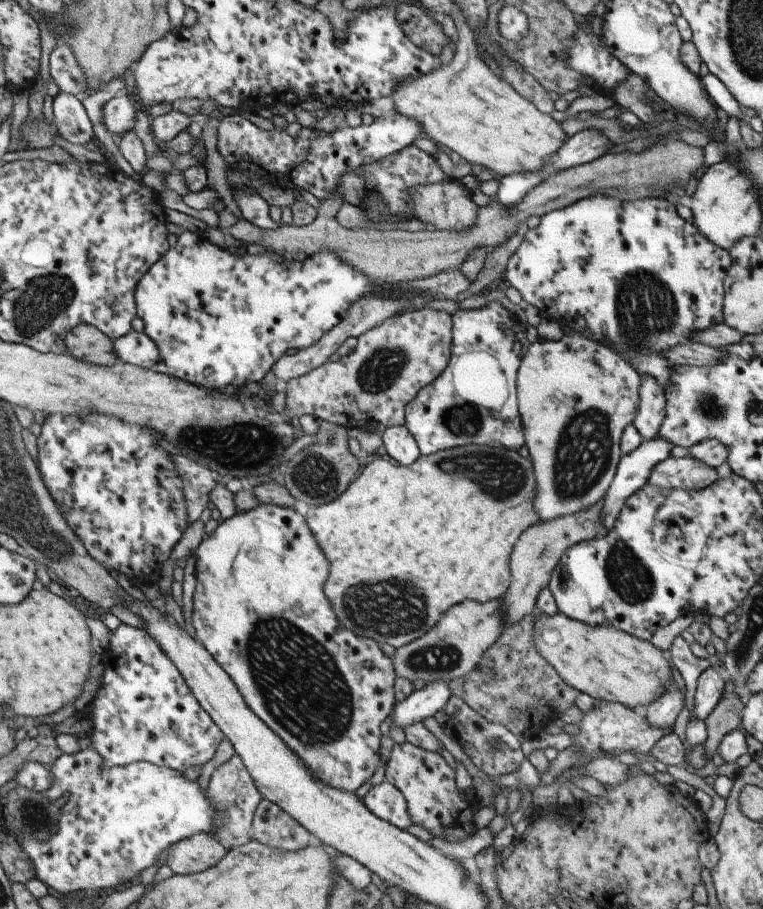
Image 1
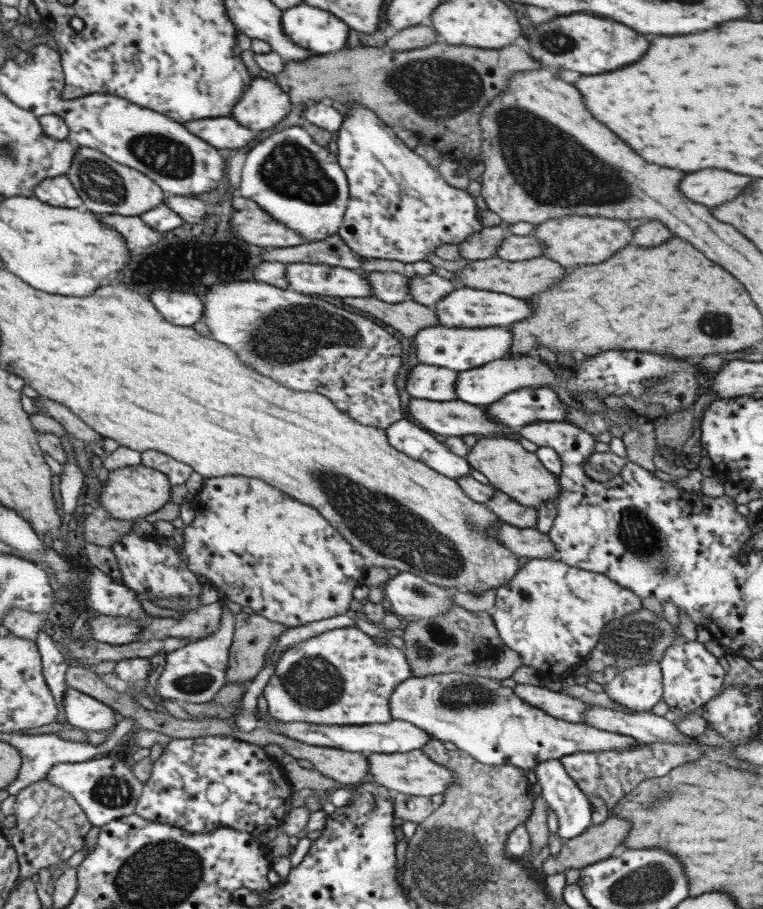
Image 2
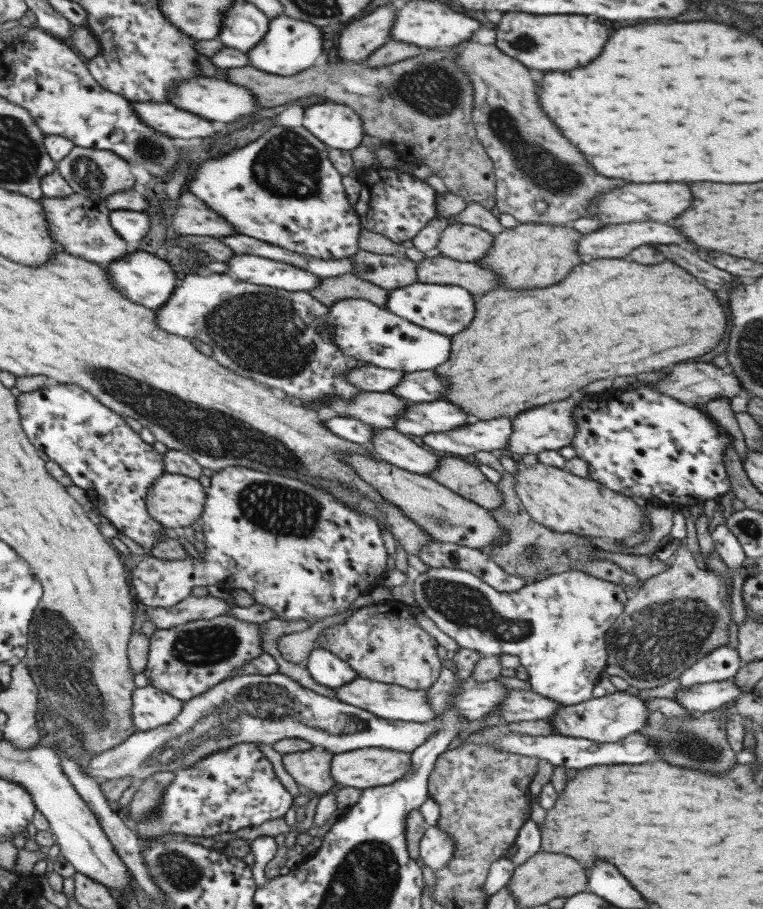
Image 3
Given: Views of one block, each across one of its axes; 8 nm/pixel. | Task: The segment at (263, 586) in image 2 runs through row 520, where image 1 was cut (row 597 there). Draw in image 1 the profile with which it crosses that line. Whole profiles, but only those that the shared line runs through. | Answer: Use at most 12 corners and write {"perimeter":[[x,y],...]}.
{"perimeter":[[294,508],[193,551],[198,641],[318,780],[381,765],[396,670]]}

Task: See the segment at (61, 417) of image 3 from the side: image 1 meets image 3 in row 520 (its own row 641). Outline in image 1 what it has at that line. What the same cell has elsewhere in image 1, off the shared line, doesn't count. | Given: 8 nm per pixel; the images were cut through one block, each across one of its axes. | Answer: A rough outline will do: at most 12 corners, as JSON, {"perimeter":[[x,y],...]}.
{"perimeter":[[140,628],[109,630],[86,713],[104,768],[185,772],[225,735]]}

